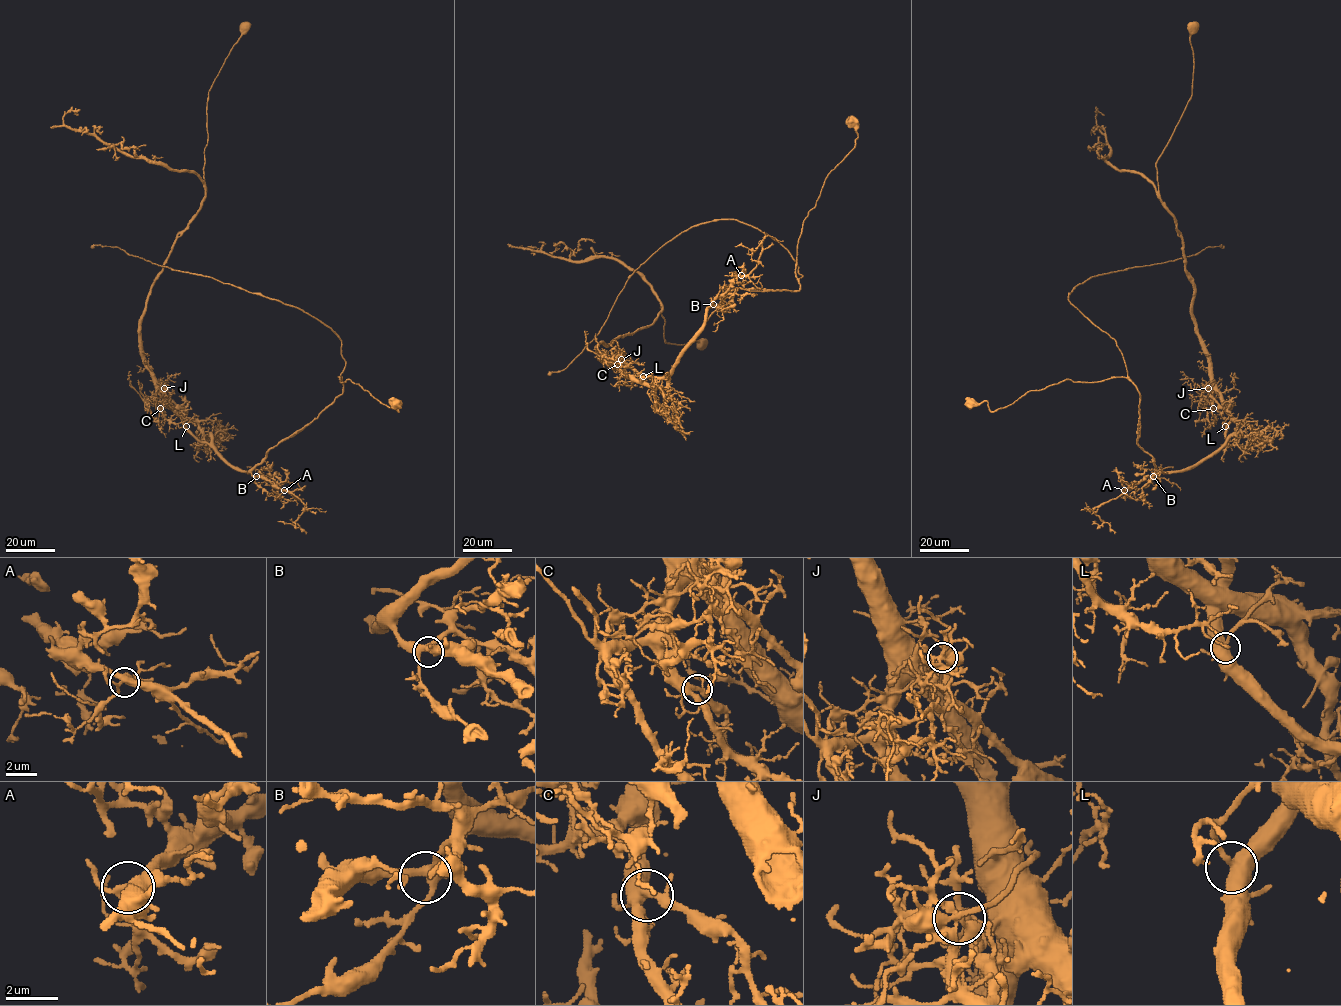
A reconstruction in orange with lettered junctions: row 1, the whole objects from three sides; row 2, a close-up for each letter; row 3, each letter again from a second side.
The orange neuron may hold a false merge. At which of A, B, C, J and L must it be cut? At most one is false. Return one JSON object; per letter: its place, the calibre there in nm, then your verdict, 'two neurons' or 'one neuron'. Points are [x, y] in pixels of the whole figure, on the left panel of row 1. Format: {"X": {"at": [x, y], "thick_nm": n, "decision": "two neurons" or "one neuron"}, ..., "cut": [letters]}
{"A": {"at": [284, 490], "thick_nm": 360, "decision": "one neuron"}, "B": {"at": [256, 476], "thick_nm": 360, "decision": "one neuron"}, "C": {"at": [160, 408], "thick_nm": 320, "decision": "one neuron"}, "J": {"at": [164, 388], "thick_nm": 220, "decision": "two neurons"}, "L": {"at": [186, 426], "thick_nm": 480, "decision": "one neuron"}, "cut": ["J"]}

